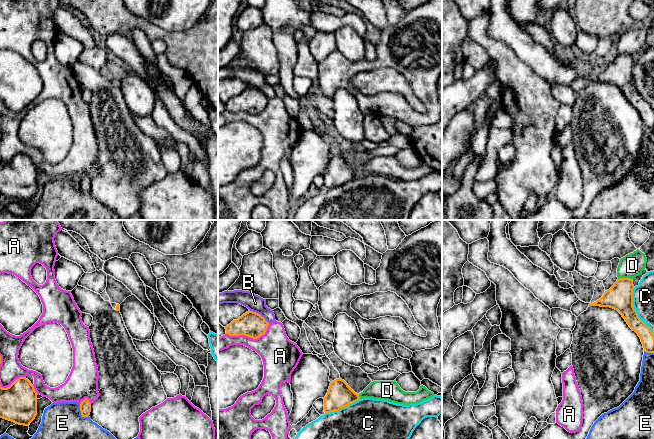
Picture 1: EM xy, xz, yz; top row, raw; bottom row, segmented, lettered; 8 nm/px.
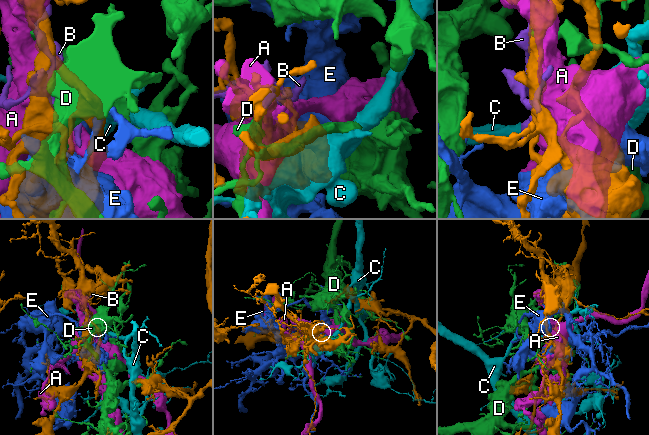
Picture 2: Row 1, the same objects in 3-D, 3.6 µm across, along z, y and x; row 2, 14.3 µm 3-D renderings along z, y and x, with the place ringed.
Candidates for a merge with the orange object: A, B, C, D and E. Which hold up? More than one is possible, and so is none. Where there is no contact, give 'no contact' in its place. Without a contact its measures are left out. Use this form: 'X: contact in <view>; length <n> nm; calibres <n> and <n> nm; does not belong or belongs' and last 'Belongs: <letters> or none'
A: contact in xz; length 360 nm; calibres 200 and 280 nm; does not belong
B: contact in xz; length 190 nm; calibres 200 and 140 nm; does not belong
C: contact in yz; length 420 nm; calibres 200 and 180 nm; does not belong
D: contact in yz; length 110 nm; calibres 200 and 190 nm; does not belong
E: contact in xy; length 130 nm; calibres 100 and 460 nm; does not belong
Belongs: none

